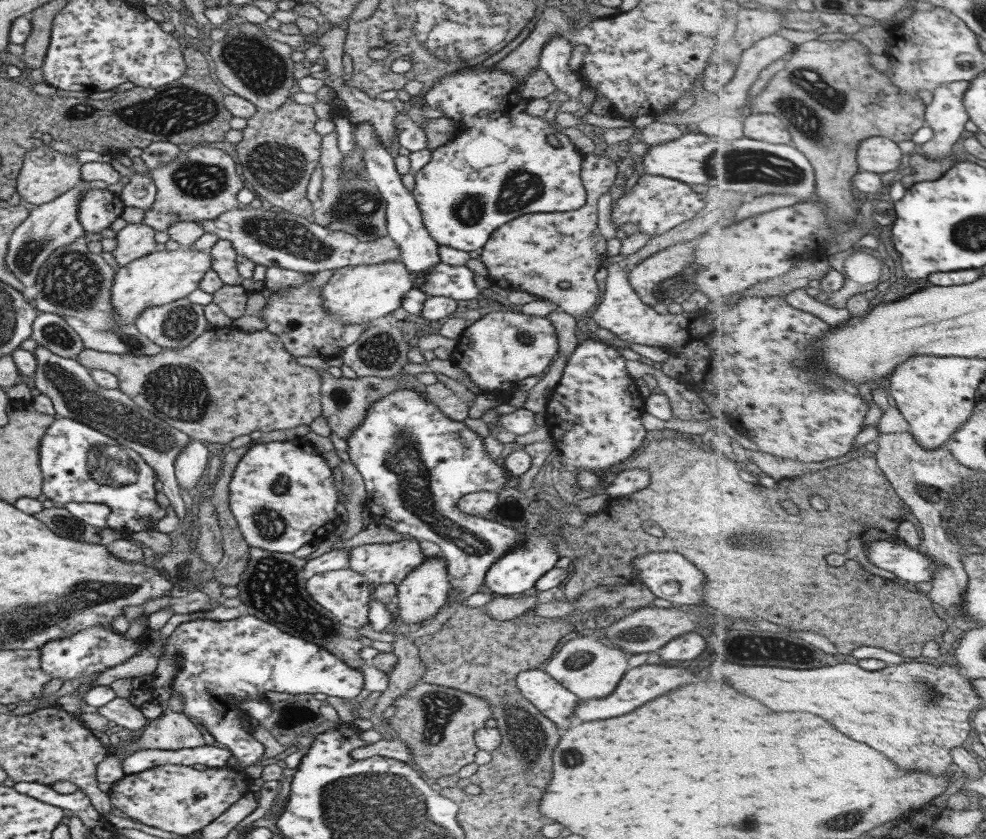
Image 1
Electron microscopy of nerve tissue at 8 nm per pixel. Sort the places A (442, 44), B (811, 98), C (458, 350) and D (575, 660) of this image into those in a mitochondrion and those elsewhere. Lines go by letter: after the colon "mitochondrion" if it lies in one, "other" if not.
A: mitochondrion
B: mitochondrion
C: other
D: mitochondrion

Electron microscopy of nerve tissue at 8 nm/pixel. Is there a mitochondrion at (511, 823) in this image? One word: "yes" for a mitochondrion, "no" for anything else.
no

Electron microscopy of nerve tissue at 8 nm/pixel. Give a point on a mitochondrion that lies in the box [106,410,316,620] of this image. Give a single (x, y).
(271, 525)

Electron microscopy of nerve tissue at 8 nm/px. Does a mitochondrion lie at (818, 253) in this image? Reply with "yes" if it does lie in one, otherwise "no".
no

